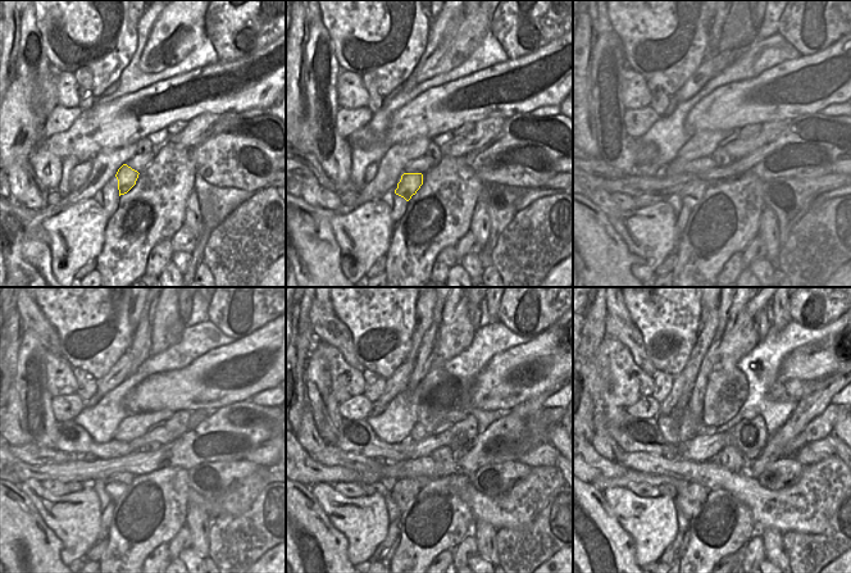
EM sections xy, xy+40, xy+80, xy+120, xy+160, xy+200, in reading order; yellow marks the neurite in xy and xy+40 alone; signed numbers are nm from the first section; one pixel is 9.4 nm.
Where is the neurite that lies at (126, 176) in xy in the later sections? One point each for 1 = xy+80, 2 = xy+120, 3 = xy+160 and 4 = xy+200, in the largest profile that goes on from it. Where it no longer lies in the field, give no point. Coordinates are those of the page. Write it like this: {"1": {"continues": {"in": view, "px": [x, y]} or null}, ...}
{"1": {"continues": {"in": "xy+80", "px": [694, 191]}}, "2": {"continues": {"in": "xy+120", "px": [115, 485]}}, "3": {"continues": {"in": "xy+160", "px": [405, 489]}}, "4": {"continues": {"in": "xy+200", "px": [690, 499]}}}

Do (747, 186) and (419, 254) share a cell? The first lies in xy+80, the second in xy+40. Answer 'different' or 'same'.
same

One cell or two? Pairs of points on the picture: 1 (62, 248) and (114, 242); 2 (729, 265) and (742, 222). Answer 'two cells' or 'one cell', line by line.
1: two cells
2: two cells

